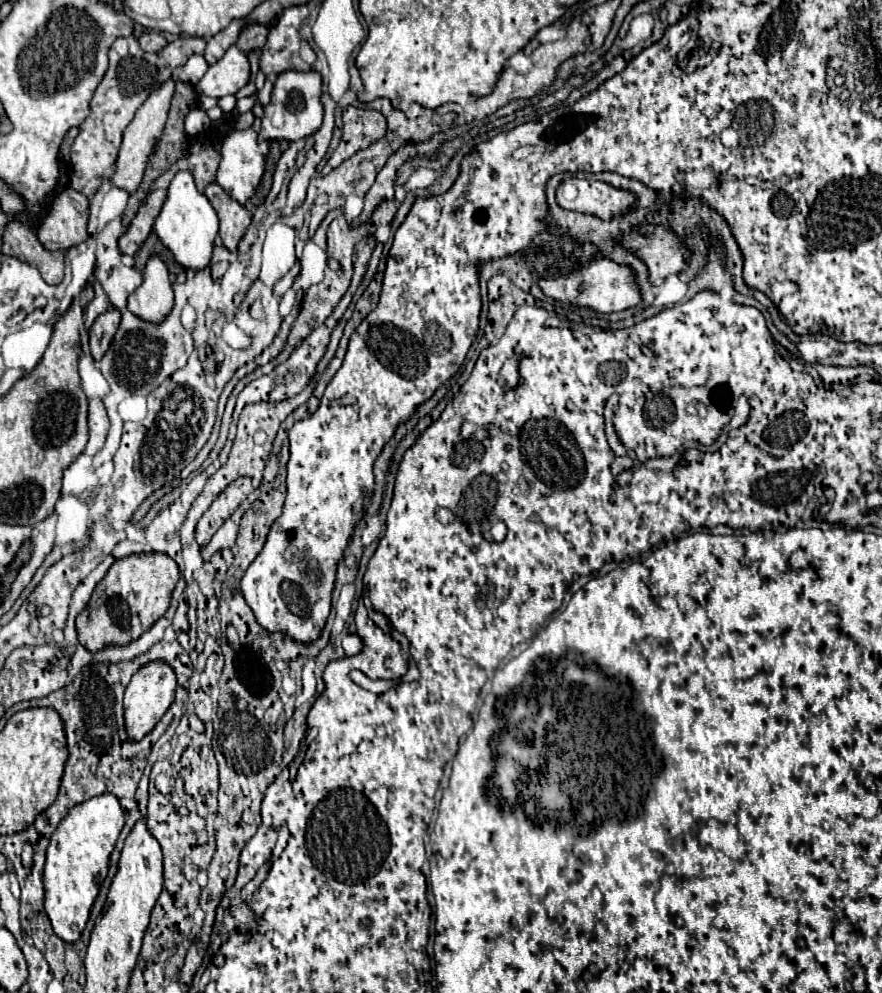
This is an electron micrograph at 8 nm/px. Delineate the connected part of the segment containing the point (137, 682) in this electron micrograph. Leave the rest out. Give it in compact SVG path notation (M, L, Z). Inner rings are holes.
M161 659L143 665L133 675L133 679L125 689L125 727L131 739L135 741L143 739L159 723L159 719L165 715L165 711L175 699L175 687L177 687L177 677L173 669Z

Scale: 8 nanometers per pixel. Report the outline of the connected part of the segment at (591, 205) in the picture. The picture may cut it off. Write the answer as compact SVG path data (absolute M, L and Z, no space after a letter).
M577 177L565 179L557 187L555 197L563 209L591 213L601 219L611 219L635 207L635 199L629 191L615 189L601 181L587 181Z

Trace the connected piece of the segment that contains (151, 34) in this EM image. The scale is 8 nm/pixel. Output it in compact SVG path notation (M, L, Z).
M145 31L141 37L139 37L139 43L141 43L141 49L147 51L147 53L157 53L161 51L165 45L167 45L167 39L159 33L159 31Z

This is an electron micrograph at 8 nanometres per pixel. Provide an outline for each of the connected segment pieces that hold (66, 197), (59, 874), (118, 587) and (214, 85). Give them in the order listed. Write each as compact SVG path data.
M67 187L57 193L37 227L37 239L49 251L69 249L87 239L89 199Z
M101 793L85 803L77 803L61 819L49 839L45 863L45 911L51 919L53 931L67 943L81 937L89 911L99 893L99 885L107 877L109 855L125 825L125 811L113 793Z
M135 553L117 559L93 589L87 607L75 619L79 643L89 651L99 651L105 645L127 645L137 639L167 611L179 577L177 563L165 553Z
M233 45L217 63L209 65L207 73L197 85L197 91L201 95L219 99L237 93L241 87L247 85L249 77L251 77L251 69L247 55Z

